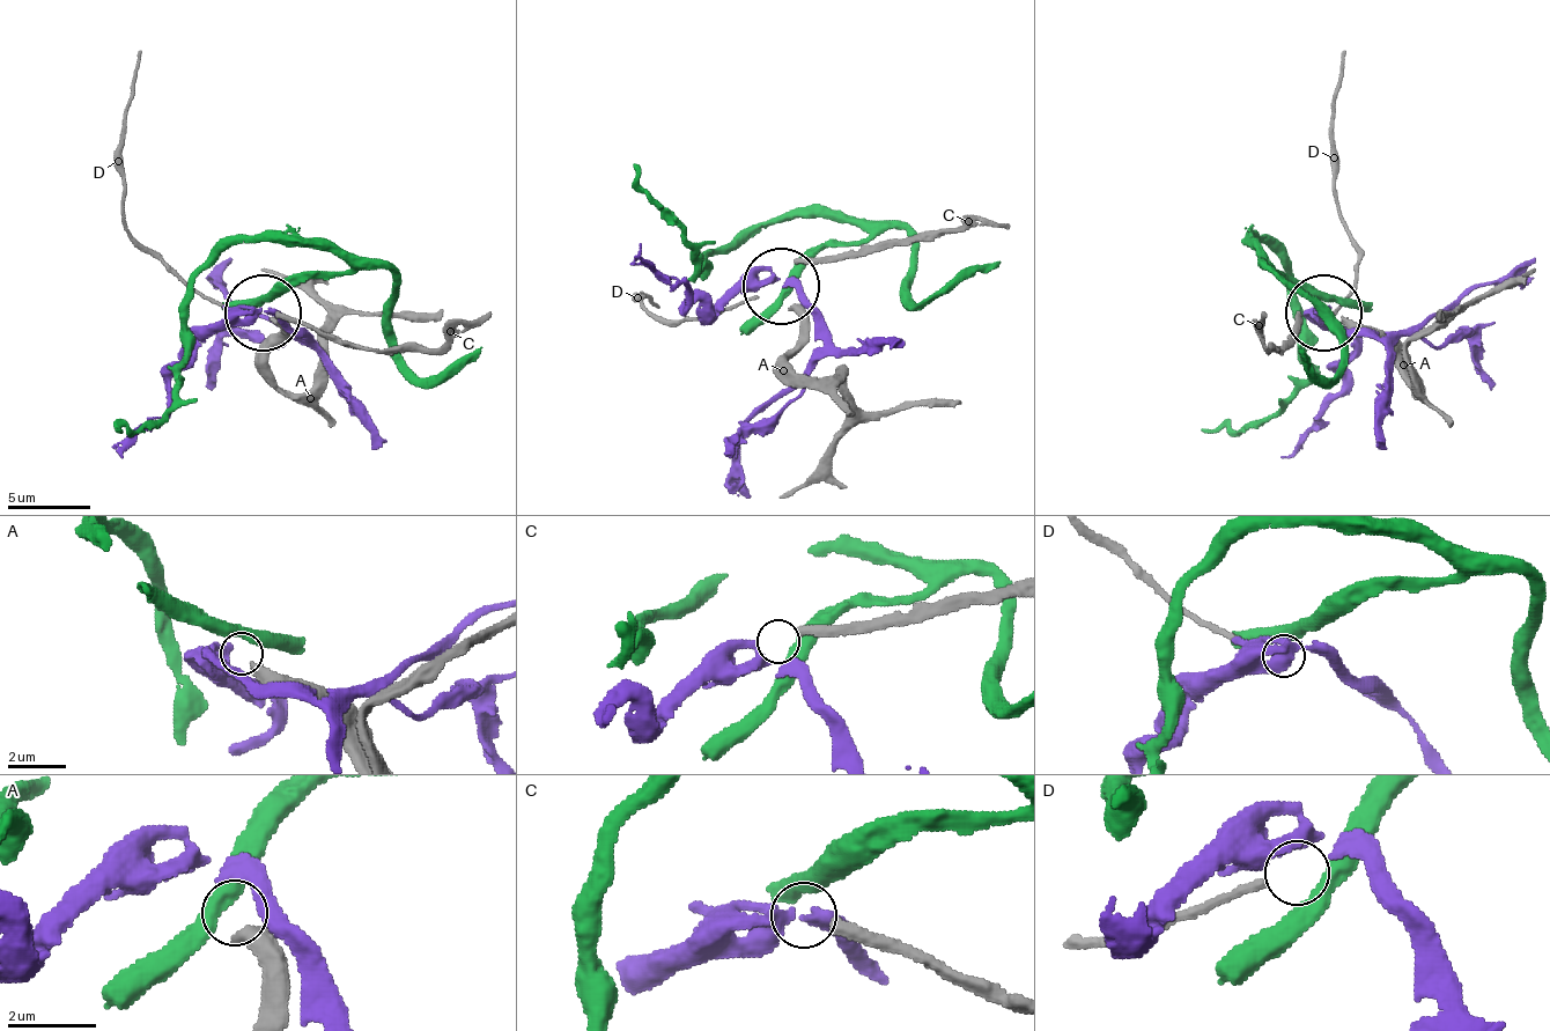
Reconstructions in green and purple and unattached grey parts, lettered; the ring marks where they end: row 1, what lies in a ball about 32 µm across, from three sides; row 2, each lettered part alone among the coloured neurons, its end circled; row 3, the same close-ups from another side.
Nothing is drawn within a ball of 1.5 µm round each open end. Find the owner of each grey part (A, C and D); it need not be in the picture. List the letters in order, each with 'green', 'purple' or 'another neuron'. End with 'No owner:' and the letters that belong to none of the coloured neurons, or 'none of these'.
A: another neuron
C: purple
D: another neuron
No owner: A, D

